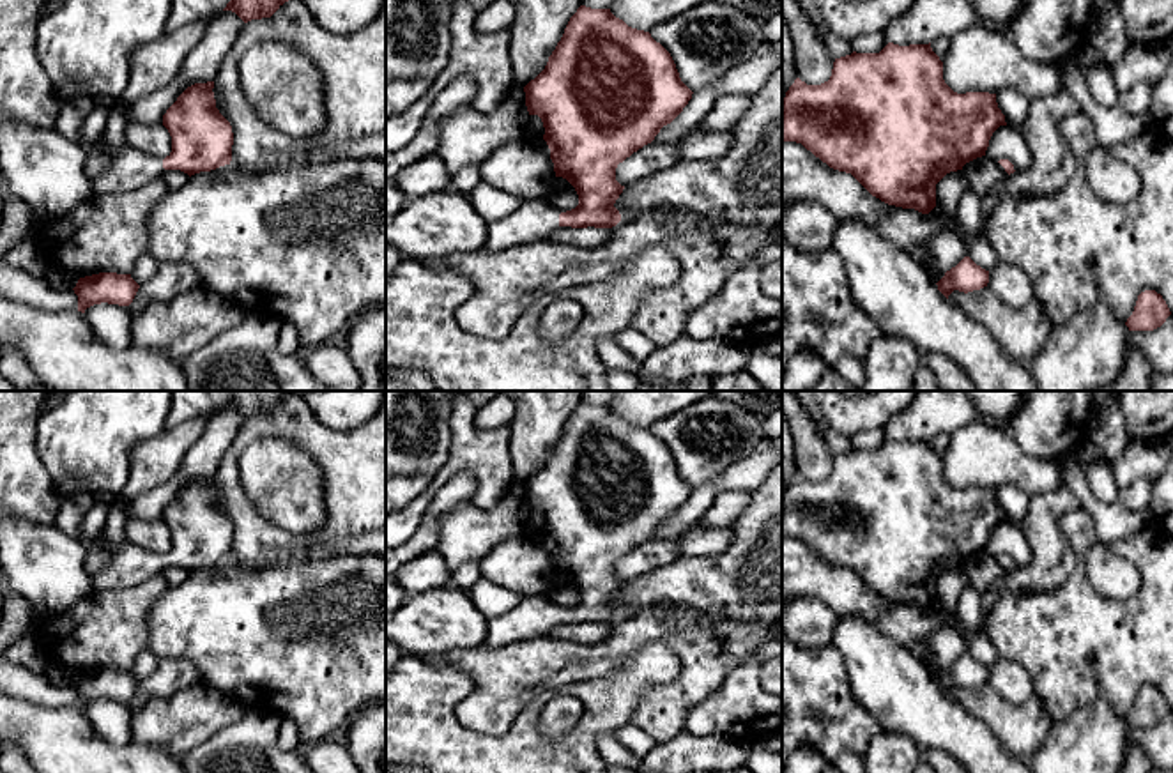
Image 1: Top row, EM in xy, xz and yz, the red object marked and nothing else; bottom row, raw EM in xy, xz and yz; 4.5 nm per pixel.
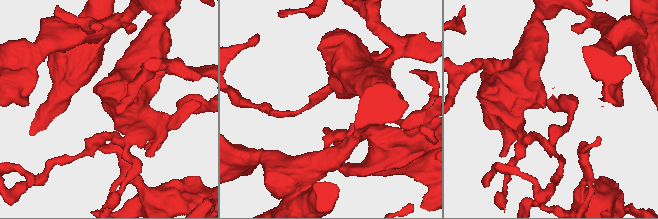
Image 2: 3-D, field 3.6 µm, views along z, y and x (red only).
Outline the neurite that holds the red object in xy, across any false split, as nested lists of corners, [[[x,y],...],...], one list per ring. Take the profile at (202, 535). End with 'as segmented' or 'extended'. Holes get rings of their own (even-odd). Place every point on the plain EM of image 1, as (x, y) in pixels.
[[[214,478],[195,479],[166,506],[163,522],[172,532],[172,548],[165,555],[122,543],[110,563],[92,575],[92,589],[127,589],[161,575],[165,566],[191,573],[230,561],[234,529],[216,504],[212,485]]]; extended

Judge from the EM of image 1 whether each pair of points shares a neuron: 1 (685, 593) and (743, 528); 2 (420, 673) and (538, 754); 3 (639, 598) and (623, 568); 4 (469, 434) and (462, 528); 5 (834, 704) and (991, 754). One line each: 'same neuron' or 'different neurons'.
1: same neuron
2: same neuron
3: different neurons
4: different neurons
5: different neurons

